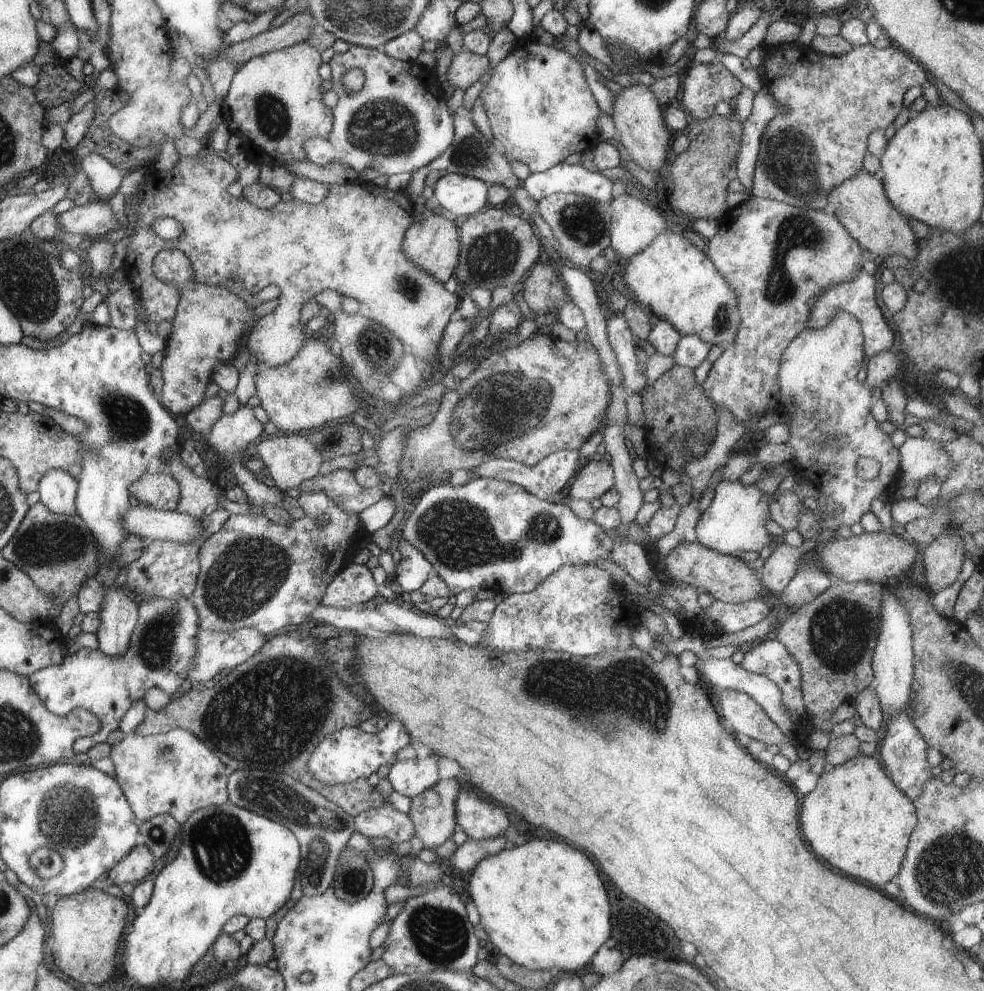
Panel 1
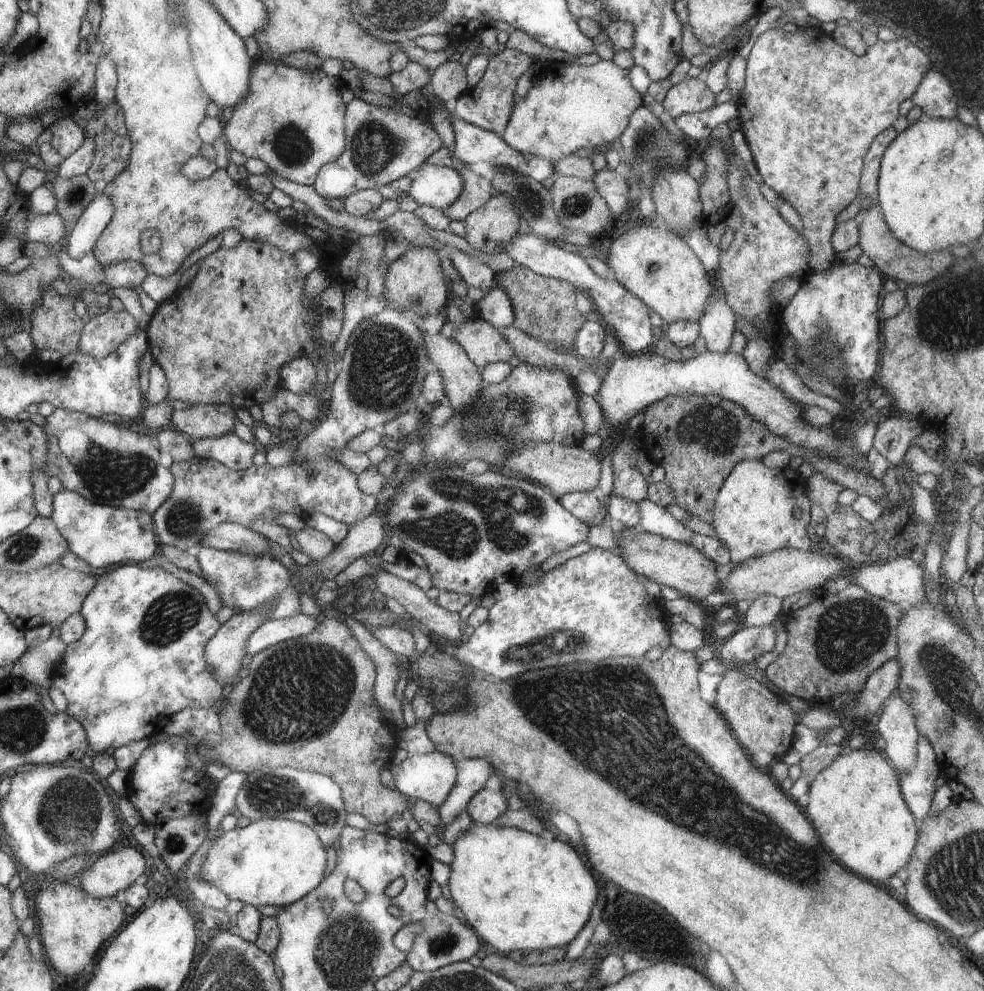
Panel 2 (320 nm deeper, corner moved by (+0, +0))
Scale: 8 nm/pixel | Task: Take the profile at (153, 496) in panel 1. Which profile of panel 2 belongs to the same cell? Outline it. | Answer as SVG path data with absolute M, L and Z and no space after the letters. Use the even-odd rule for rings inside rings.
M56 408L46 419L43 429L49 440L49 448L47 449L47 466L44 468L44 472L50 477L59 478L64 489L77 492L89 499L90 502L99 505L142 510L148 514L156 511L173 492L175 481L173 473L160 463L161 451L153 437L133 432L128 426L63 408Z

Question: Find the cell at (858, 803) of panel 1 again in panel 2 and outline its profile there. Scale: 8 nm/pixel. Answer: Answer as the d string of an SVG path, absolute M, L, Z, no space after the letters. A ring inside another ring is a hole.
M872 745L836 757L810 783L809 803L804 810L814 830L818 832L822 846L830 850L830 854L842 866L846 866L862 878L874 880L876 884L888 882L888 878L894 876L910 861L920 833L919 824L904 800L898 772L888 761L882 757L880 750Z

